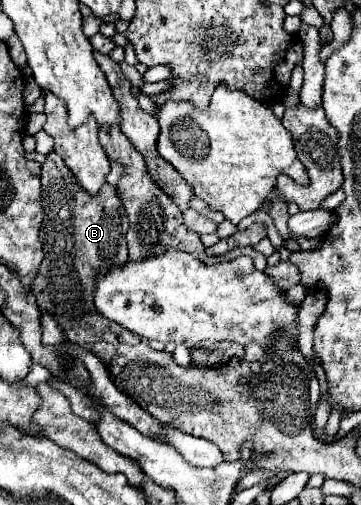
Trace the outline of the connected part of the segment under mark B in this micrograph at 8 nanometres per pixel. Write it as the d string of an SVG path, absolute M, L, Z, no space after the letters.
M57 152L47 154L41 166L41 204L45 218L39 236L45 260L33 282L37 304L57 320L71 344L83 346L103 362L109 362L117 352L117 344L127 342L133 346L139 342L139 336L101 316L93 304L97 276L127 262L125 208L109 184L101 188L99 196L87 194Z

